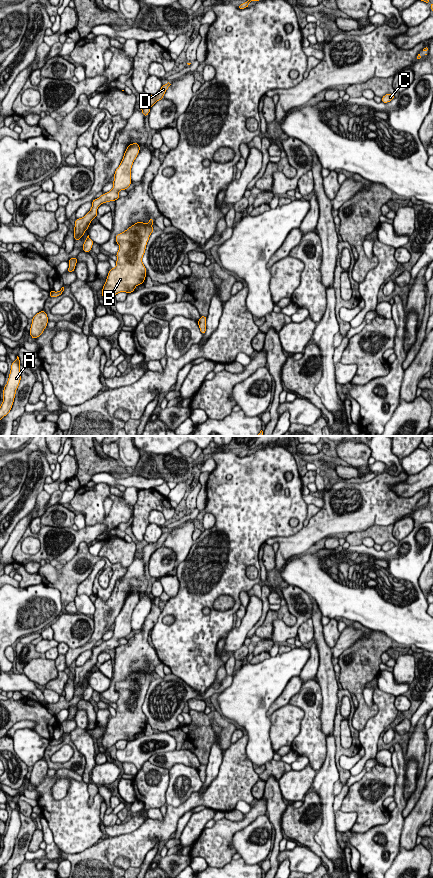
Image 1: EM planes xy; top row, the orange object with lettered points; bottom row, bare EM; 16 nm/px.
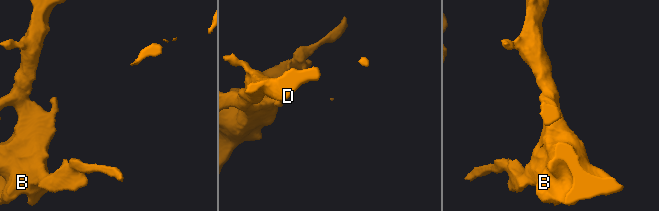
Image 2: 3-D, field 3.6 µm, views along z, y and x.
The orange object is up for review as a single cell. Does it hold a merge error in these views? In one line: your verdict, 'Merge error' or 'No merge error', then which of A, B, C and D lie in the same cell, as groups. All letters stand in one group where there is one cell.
No merge error. Groups: A B C D

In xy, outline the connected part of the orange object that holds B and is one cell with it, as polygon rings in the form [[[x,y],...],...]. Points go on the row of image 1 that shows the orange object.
[[[153,218],[149,223],[136,222],[123,233],[116,235],[119,250],[116,267],[111,268],[102,289],[103,299],[108,301],[119,292],[132,293],[135,287],[144,284],[146,267],[142,262],[146,245],[154,231]]]

